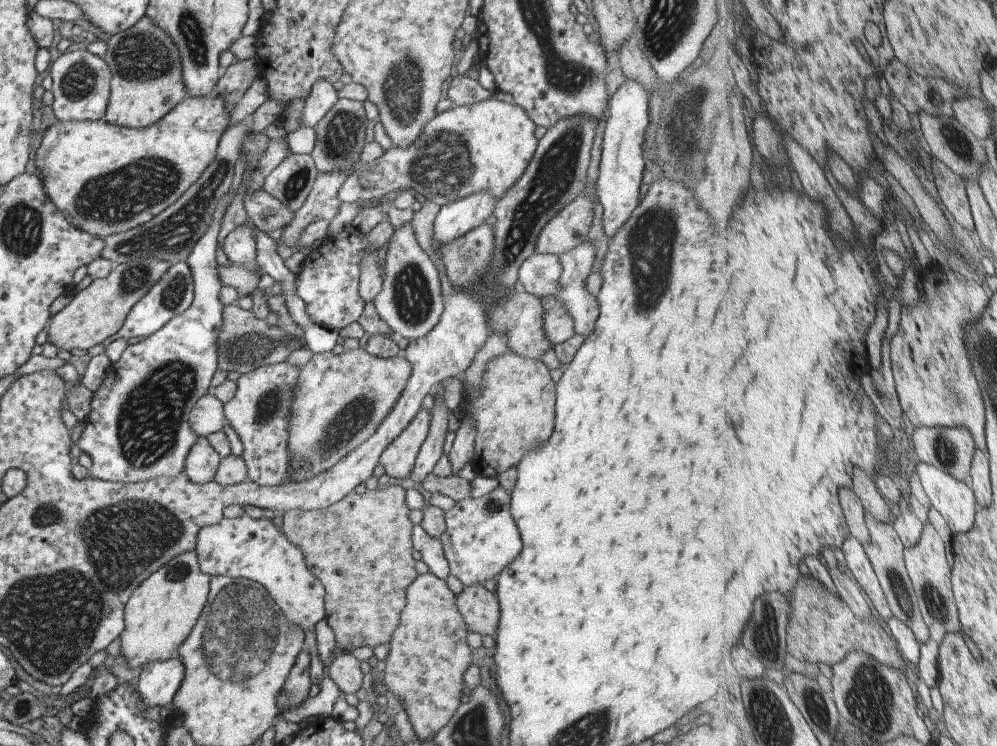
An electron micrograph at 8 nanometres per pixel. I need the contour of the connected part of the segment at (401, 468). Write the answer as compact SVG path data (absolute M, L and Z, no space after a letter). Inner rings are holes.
M419 408L413 420L383 449L378 464L391 479L399 480L410 474L417 452L427 436L429 422L429 412Z

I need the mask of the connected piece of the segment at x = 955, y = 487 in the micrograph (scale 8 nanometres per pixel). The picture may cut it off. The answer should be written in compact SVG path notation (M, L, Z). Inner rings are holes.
M921 460L916 472L931 505L945 516L954 535L971 532L979 510L971 483L961 481Z

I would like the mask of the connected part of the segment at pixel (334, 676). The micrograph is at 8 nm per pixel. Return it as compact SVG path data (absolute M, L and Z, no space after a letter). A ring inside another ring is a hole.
M350 653L337 655L335 660L329 664L329 678L337 686L339 692L347 695L354 694L361 686L361 670L359 661Z

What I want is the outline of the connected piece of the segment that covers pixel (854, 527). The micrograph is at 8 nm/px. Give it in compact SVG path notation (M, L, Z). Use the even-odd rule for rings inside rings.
M841 488L839 502L843 504L843 510L846 512L849 535L857 538L863 546L869 546L871 536L869 536L869 528L867 528L867 520L865 520L866 510L857 492L853 492L853 489L849 490L849 488Z

